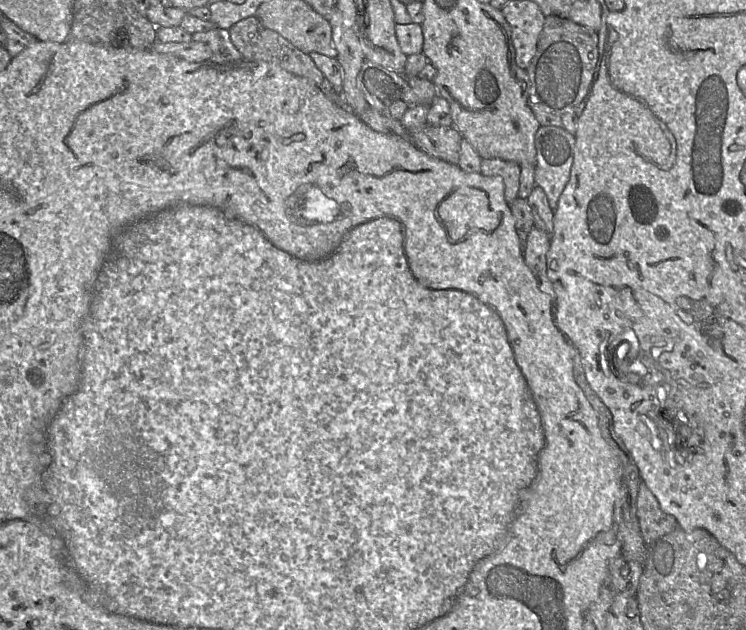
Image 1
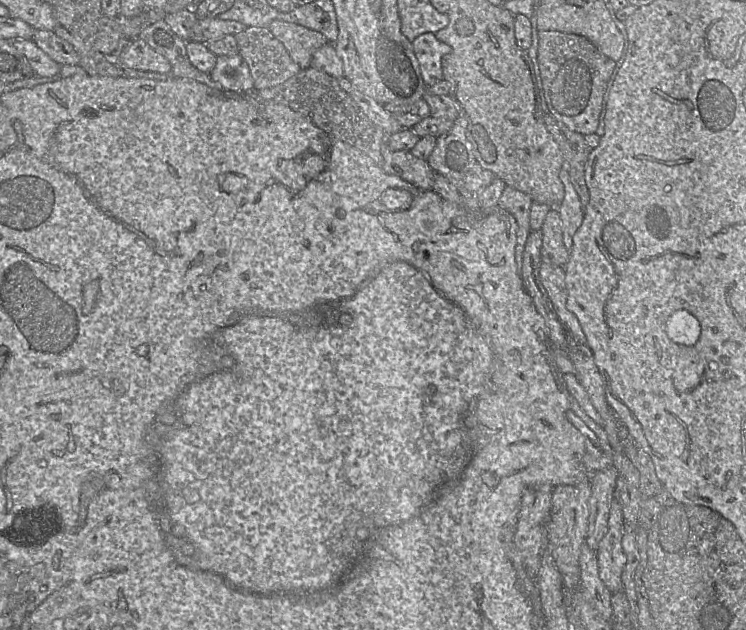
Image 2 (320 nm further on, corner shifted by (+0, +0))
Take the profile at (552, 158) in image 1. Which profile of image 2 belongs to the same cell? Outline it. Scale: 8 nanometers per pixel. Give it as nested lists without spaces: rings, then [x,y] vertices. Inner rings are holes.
[[[563,161],[563,168],[559,173],[559,179],[564,186],[564,198],[557,207],[561,219],[563,242],[568,252],[572,250],[573,237],[580,227],[584,212],[579,197],[570,181],[569,173]]]

